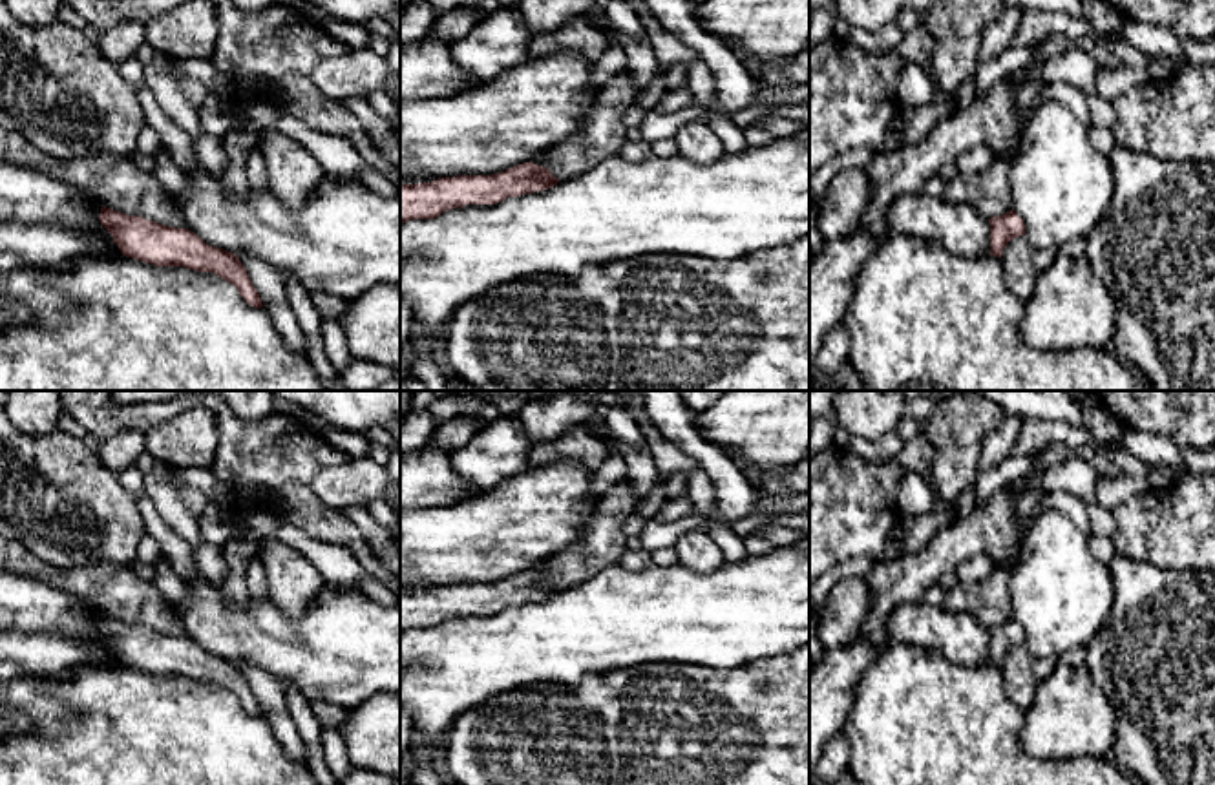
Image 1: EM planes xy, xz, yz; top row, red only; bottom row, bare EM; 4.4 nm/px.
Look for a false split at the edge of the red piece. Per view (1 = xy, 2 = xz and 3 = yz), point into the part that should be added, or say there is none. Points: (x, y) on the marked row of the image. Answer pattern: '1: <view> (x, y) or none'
1: none
2: none
3: none

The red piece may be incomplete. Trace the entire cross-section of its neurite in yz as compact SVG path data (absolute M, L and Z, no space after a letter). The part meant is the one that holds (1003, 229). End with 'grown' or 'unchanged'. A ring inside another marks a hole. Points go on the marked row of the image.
M1009 210L1003 215L994 215L988 219L990 223L990 256L1001 257L1003 248L1014 237L1025 236L1025 223L1014 212Z; unchanged

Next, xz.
M530 161L491 175L457 175L420 184L400 184L400 223L433 219L466 204L495 204L506 197L552 188L557 183L559 179L548 168Z; unchanged

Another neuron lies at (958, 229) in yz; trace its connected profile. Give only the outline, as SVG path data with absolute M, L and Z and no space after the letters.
M914 192L895 197L886 212L890 234L923 239L946 254L983 257L990 254L990 223L974 206Z

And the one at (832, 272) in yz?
M859 223L846 237L824 243L809 261L809 367L826 336L842 323L861 267L884 239L872 236Z

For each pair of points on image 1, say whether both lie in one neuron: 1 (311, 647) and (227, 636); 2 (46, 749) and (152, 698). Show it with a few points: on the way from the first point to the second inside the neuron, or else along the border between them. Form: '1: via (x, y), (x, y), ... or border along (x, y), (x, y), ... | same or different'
1: via (291, 647), (264, 636), (247, 636) | same
2: via (72, 749), (101, 749), (126, 723) | same

